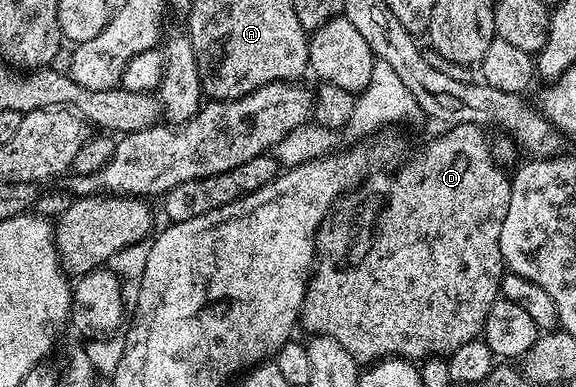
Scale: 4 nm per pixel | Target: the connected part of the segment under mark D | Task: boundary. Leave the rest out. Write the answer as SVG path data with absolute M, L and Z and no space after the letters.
M482 125L450 126L440 137L433 138L416 157L408 156L392 172L396 172L392 177L379 175L368 180L365 185L367 190L364 193L356 192L356 197L344 207L343 214L340 217L332 216L322 226L317 237L317 260L307 283L301 310L301 325L308 329L308 334L337 339L337 343L341 343L341 347L345 347L345 351L349 351L349 355L360 363L374 363L389 357L419 363L428 357L449 355L457 351L461 343L469 343L482 334L491 305L501 297L501 278L505 272L501 255L501 223L505 223L505 215L509 215L511 198L511 177L505 170L499 169L503 167L493 152L492 142L487 142L483 133L486 132Z

